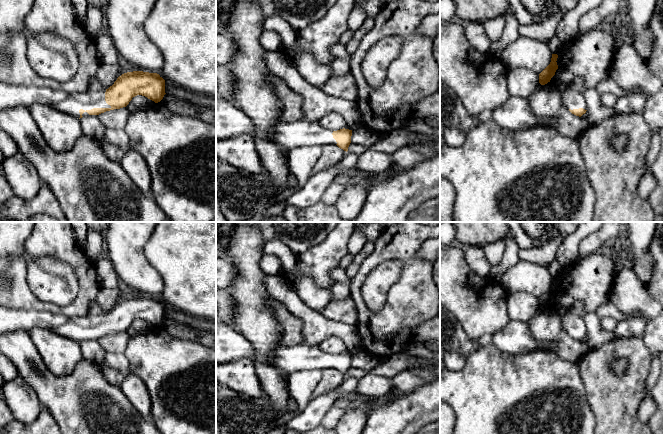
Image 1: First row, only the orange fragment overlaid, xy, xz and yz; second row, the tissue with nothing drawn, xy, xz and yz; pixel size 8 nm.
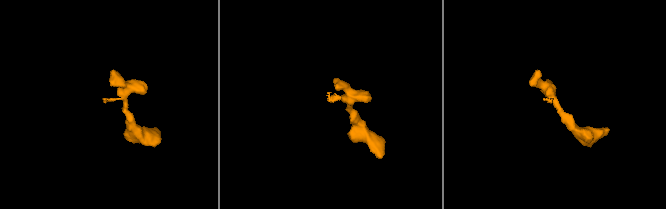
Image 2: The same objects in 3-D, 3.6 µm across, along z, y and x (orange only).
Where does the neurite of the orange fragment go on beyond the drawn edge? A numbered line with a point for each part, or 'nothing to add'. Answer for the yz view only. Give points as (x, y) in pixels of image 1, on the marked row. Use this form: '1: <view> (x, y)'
1: yz (572, 99)

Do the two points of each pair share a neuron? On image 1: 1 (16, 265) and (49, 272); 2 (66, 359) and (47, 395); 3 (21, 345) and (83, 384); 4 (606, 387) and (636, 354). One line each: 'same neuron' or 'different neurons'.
1: different neurons
2: different neurons
3: same neuron
4: same neuron

